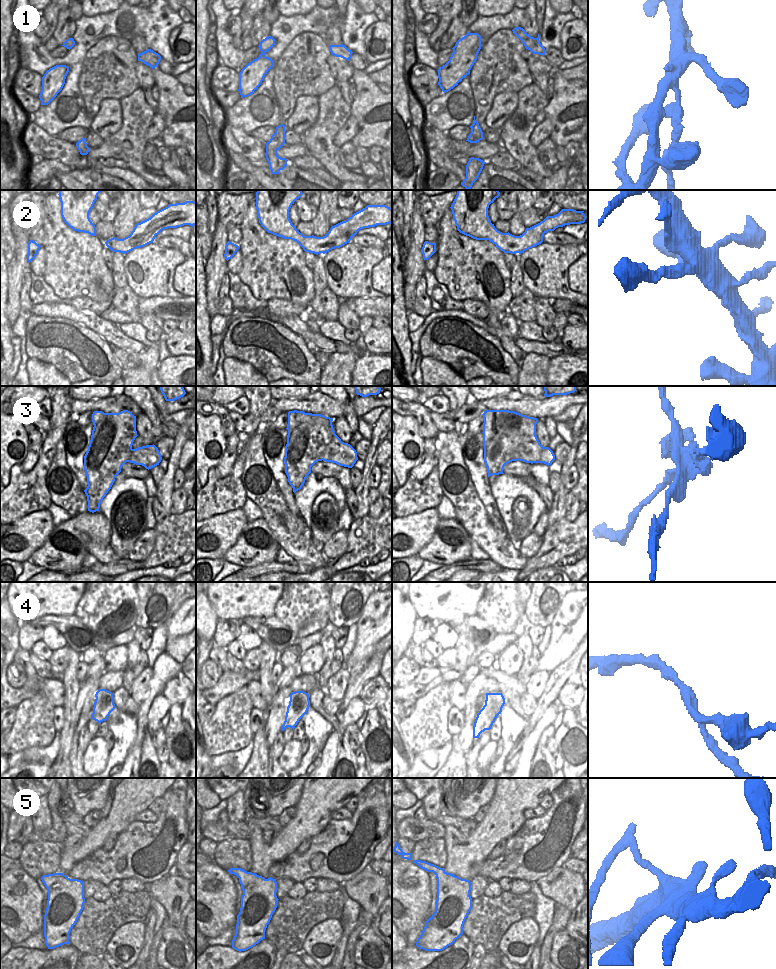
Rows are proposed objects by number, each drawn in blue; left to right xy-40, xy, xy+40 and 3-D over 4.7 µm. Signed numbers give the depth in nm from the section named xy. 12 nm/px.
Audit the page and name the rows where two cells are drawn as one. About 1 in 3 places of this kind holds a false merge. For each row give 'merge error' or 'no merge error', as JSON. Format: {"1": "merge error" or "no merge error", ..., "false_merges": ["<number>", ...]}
{"1": "no merge error", "2": "no merge error", "3": "merge error", "4": "merge error", "5": "merge error", "false_merges": ["3", "4", "5"]}

